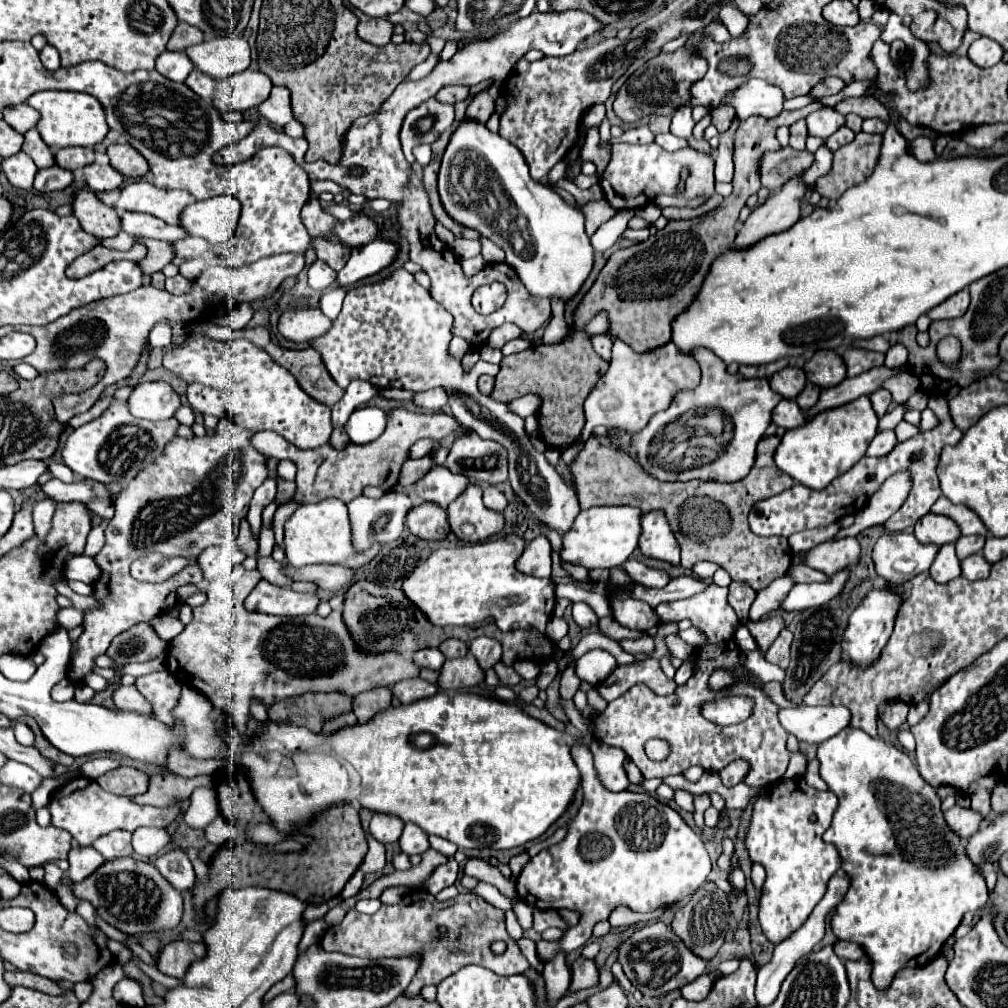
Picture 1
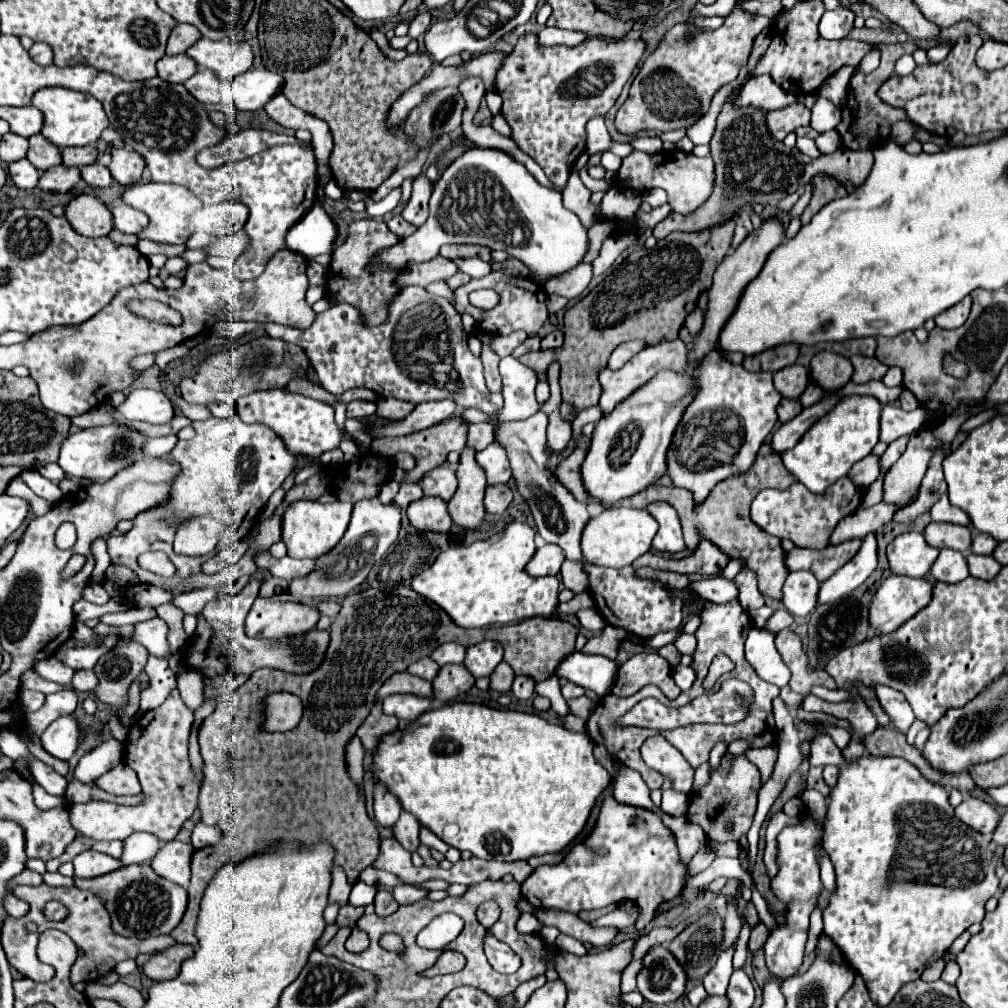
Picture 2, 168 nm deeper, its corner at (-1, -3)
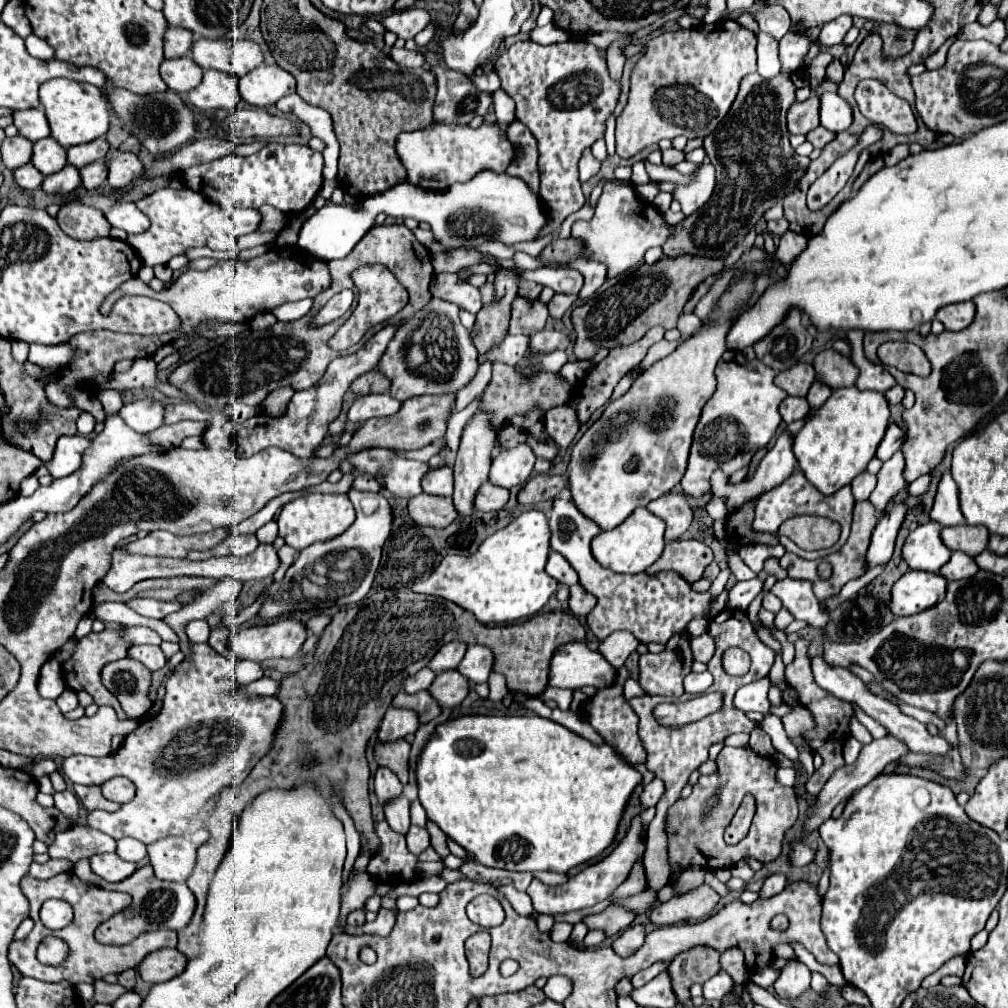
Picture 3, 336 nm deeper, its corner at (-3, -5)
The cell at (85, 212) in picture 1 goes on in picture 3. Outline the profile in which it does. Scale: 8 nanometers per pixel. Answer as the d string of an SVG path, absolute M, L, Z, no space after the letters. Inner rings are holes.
M80 201L64 205L56 219L60 229L66 231L72 239L98 239L108 237L110 233L110 223L102 215L102 211Z

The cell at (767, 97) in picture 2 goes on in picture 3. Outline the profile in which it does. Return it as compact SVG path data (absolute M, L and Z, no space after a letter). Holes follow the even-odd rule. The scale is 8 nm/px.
M758 33L758 73L764 79L780 75L782 63L778 61L778 39L768 33Z

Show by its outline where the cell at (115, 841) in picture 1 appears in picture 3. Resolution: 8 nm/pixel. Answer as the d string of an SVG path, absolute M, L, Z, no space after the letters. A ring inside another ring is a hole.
M72 827L56 835L56 841L48 847L52 859L68 859L72 863L92 857L96 853L114 853L116 841L102 831L90 827Z

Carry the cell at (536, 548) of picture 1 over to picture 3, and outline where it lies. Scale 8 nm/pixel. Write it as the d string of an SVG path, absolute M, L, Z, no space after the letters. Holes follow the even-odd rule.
M550 551L550 557L548 557L548 563L546 563L546 573L550 577L554 577L558 583L564 583L564 585L576 585L578 583L578 573L572 569L572 565L556 551Z

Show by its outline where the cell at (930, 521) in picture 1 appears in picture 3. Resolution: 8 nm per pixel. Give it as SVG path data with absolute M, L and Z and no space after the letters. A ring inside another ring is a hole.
M958 525L958 527L944 527L942 543L950 551L964 551L970 557L982 553L988 545L988 529L984 525Z

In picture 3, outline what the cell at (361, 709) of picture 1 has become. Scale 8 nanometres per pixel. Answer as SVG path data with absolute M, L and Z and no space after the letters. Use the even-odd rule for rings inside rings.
M406 739L388 741L386 745L382 745L382 741L376 741L374 759L380 767L388 767L390 771L394 771L402 783L408 783L410 743Z

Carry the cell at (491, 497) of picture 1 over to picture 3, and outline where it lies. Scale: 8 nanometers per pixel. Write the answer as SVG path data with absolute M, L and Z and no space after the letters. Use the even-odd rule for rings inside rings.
M484 483L482 489L478 489L474 507L478 511L500 511L510 499L510 491L504 487L496 487L492 483Z

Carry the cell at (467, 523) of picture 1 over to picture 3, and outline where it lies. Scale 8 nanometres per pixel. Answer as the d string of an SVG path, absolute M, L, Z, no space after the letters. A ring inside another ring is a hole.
M486 413L474 415L474 419L464 427L460 449L456 453L456 465L454 465L454 507L462 517L468 517L474 513L474 493L482 487L482 483L488 481L492 451L496 447L496 441L494 441L496 435L498 435L498 429L490 425L490 417L486 417Z

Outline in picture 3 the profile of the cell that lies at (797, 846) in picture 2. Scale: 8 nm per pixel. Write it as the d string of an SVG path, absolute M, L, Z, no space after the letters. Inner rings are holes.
M798 959L788 961L780 969L780 975L774 983L778 997L786 1001L796 1001L808 987L810 987L810 969Z

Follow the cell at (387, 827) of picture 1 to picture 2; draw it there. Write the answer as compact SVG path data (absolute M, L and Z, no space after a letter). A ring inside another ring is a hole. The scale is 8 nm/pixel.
M374 781L374 817L380 825L392 827L402 813L402 805L380 781Z

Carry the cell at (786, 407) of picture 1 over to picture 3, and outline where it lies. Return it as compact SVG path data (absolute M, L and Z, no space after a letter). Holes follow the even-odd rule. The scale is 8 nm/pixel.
M786 397L780 405L780 415L786 423L804 419L808 415L808 411L810 411L810 405L804 397Z

